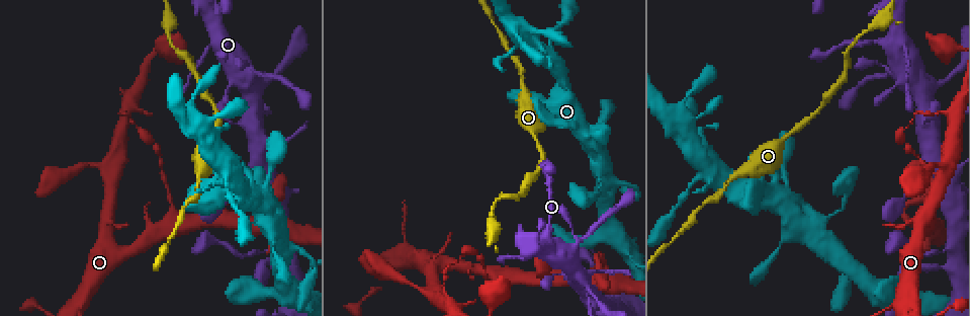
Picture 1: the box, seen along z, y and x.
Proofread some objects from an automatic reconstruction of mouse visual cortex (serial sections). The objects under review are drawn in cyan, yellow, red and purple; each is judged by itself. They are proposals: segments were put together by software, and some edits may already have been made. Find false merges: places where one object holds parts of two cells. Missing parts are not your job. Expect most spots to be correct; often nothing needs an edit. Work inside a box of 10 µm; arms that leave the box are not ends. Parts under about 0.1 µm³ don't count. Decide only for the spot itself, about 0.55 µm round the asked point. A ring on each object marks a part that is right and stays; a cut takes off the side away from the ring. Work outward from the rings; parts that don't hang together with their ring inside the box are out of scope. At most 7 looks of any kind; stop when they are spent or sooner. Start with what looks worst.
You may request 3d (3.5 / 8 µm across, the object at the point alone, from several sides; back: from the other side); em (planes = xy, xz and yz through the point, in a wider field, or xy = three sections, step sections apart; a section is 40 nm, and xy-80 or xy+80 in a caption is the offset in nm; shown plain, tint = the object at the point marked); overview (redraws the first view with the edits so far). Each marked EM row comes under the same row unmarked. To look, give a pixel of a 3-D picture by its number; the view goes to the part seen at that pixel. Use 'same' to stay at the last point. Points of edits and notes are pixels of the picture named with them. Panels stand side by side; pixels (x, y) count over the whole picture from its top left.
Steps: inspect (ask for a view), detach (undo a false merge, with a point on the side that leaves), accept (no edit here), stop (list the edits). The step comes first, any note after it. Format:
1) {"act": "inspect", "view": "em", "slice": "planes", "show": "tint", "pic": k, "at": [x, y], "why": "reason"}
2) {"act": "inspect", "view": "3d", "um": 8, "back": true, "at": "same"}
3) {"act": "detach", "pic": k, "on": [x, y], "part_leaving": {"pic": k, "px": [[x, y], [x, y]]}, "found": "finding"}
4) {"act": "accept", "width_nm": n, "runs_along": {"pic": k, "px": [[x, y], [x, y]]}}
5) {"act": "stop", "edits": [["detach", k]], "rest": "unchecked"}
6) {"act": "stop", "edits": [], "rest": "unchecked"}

{"act": "inspect", "view": "3d", "um": 8, "pic": 1, "at": [260, 113], "why": "three-way junction"}

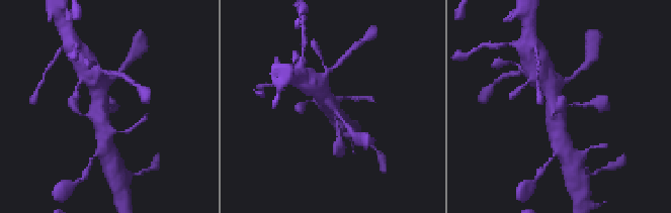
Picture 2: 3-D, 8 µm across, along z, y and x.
{"act": "inspect", "view": "3d", "um": 3.5, "at": "same"}

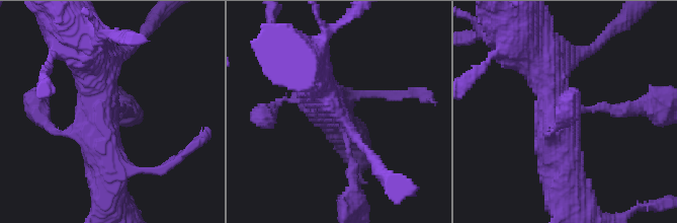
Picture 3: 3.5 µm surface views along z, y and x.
{"act": "inspect", "view": "em", "slice": "xy", "step": 1, "show": "tint", "pic": 3, "at": [117, 110], "why": "need the tissue"}

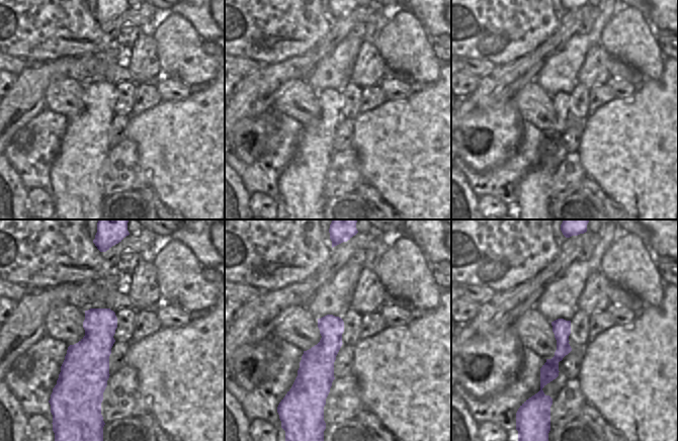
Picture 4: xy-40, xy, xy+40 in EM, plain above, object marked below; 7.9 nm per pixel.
{"act": "accept", "arm_widths_nm": [200, 500, 600], "runs_along": {"pic": 3, "px": [[321, 91], [342, 123], [354, 188]]}, "found": "all the same cell"}

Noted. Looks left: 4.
{"act": "inspect", "view": "3d", "um": 3.5, "back": true, "pic": 1, "at": [524, 88], "why": "thick turns thin"}

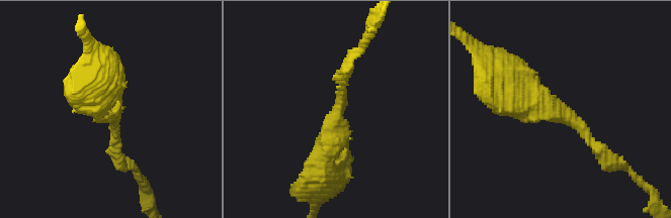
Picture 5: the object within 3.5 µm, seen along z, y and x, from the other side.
{"act": "inspect", "view": "em", "slice": "xy", "step": 3, "show": "tint", "pic": 5, "at": [560, 117], "arm_widths_nm": [150, 450]}

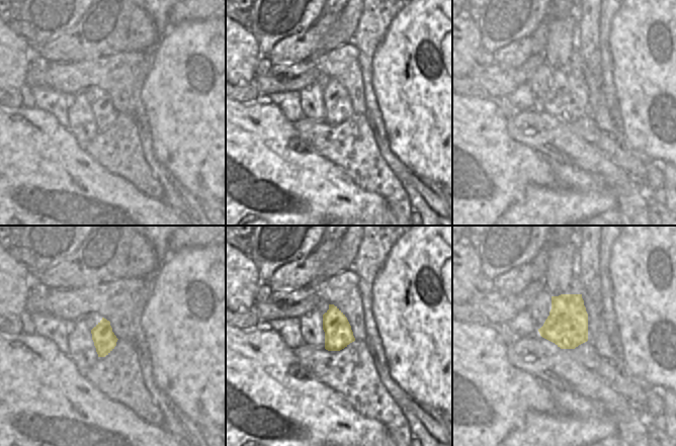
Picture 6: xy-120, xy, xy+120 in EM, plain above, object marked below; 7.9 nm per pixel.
{"act": "accept", "runs_along": {"pic": 5, "px": [[503, 79], [573, 119], [606, 159]]}, "found": "all the same cell"}

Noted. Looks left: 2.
{"act": "inspect", "view": "3d", "um": 8, "back": true, "pic": 1, "at": [937, 249], "why": "calibre changes"}

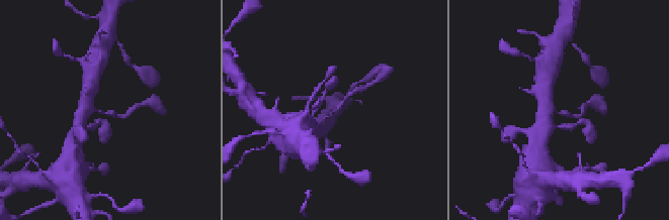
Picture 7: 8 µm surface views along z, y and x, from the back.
{"act": "inspect", "view": "em", "slice": "xy", "step": 1, "show": "tint", "at": "same", "arm_widths_nm": [150, 350]}

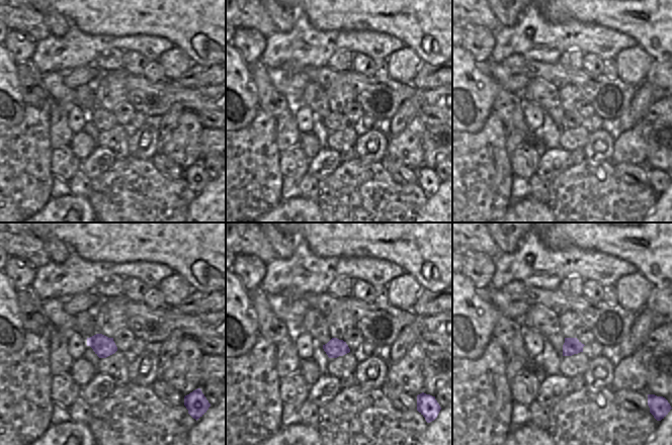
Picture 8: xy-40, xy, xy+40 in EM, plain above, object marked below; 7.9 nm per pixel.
{"act": "accept", "runs_along": {"pic": 7, "px": [[311, 127], [353, 92]]}, "found": "continuous, no second cell"}

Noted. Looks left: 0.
{"act": "stop", "edits": [], "rest": "unchecked"}

